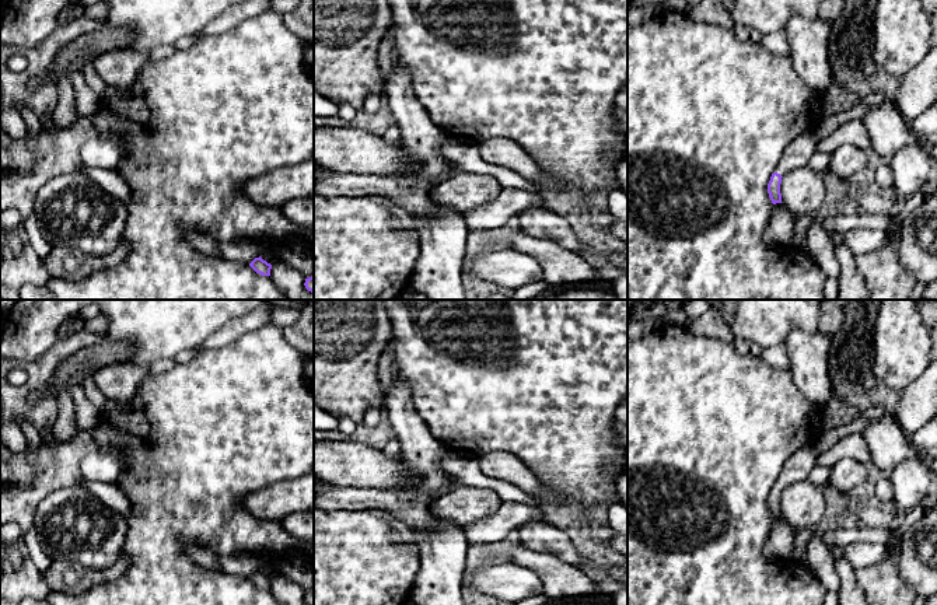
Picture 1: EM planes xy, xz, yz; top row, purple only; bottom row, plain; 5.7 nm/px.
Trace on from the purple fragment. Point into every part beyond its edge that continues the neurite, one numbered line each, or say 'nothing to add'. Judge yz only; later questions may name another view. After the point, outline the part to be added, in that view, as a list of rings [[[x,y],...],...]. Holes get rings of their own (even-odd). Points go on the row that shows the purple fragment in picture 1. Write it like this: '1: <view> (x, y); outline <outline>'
1: yz (797, 154); outline [[[814,132],[798,134],[783,151],[775,172],[784,176],[796,168],[808,165],[812,154],[817,151],[817,140]]]

